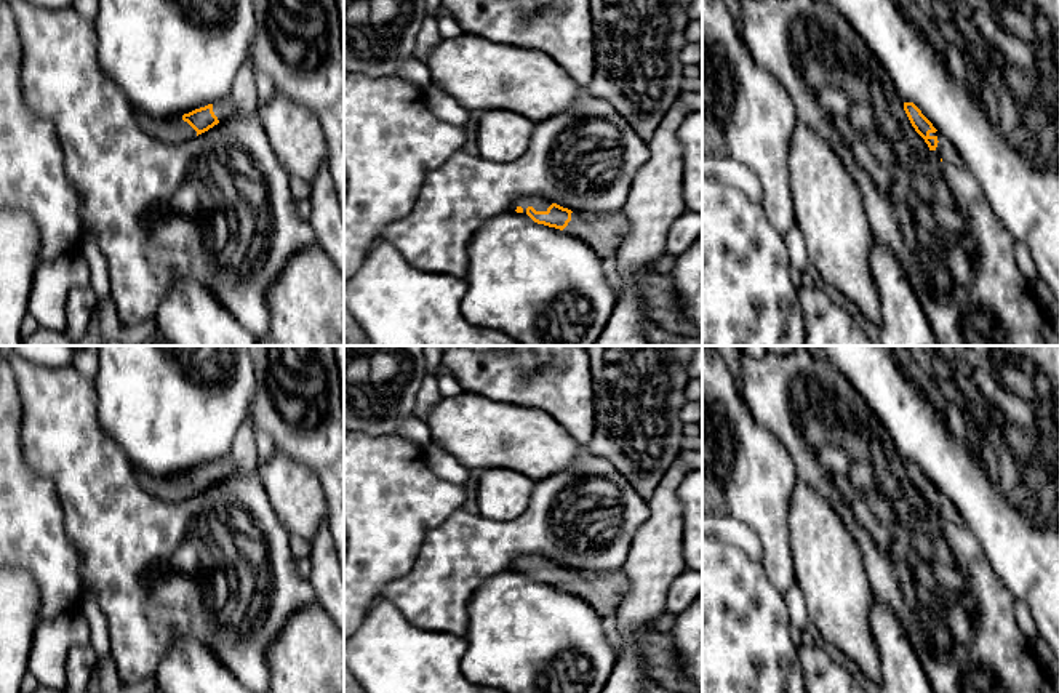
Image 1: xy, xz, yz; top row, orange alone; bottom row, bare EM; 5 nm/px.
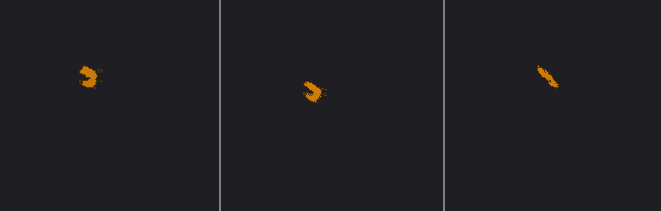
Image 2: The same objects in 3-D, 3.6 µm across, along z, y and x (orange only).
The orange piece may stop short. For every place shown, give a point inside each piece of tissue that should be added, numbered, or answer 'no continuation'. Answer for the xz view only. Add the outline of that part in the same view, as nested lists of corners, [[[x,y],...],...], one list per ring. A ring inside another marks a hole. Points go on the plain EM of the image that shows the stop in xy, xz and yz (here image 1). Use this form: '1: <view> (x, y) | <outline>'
1: xz (539, 562) | [[[526,554],[517,557],[512,563],[510,568],[517,568],[518,565],[523,567],[523,571],[526,571],[528,565],[533,565],[536,570],[547,570],[547,567],[552,563],[552,560],[545,555],[541,554]]]
2: xz (605, 592) | [[[573,570],[563,591],[585,599],[601,616],[606,616],[617,613],[630,591],[630,583],[622,571],[592,575]]]

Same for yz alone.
1: yz (946, 509) | [[[937,490],[936,491],[929,491],[929,495],[936,495],[937,496],[937,506],[936,511],[939,514],[939,517],[942,520],[950,520],[953,523],[963,523],[957,507],[953,506],[953,503],[945,498],[944,495],[941,495]]]

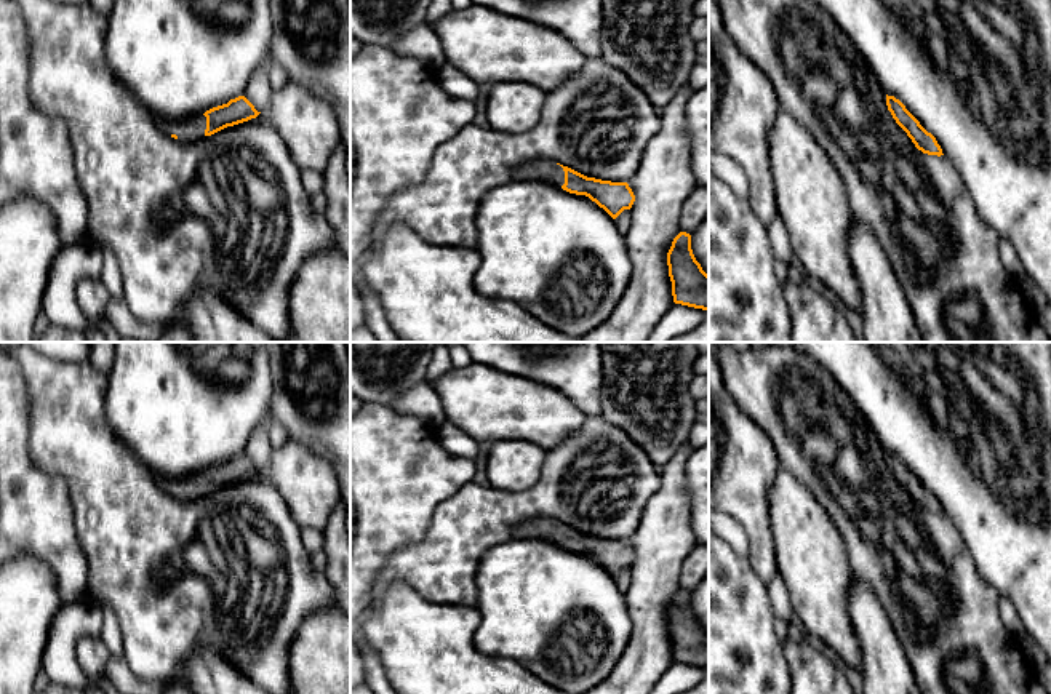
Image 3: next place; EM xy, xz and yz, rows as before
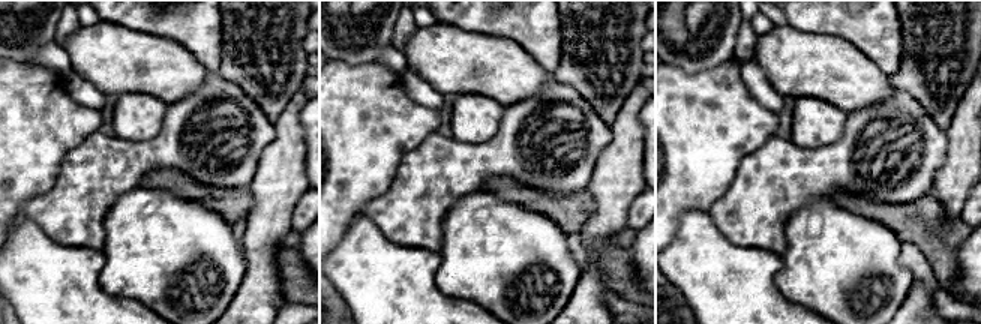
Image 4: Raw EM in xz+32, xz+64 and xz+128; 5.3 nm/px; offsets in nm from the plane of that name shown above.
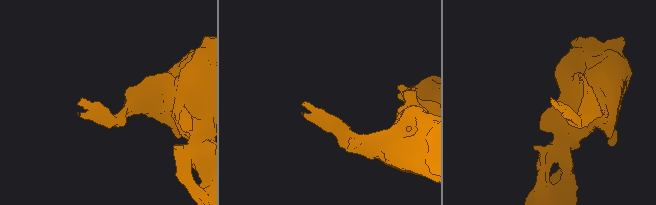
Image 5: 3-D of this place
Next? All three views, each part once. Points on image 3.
1: xz (547, 530) | [[[531,518],[514,526],[512,539],[541,539],[561,545],[565,542],[565,529],[552,518]]]

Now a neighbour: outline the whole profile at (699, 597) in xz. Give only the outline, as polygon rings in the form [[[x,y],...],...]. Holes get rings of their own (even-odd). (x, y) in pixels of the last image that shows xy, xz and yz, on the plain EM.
[[[709,572],[691,592],[691,608],[702,628],[709,633]]]

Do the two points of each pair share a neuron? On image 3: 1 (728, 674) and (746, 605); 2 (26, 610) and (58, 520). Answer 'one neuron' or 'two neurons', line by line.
1: one neuron
2: two neurons

